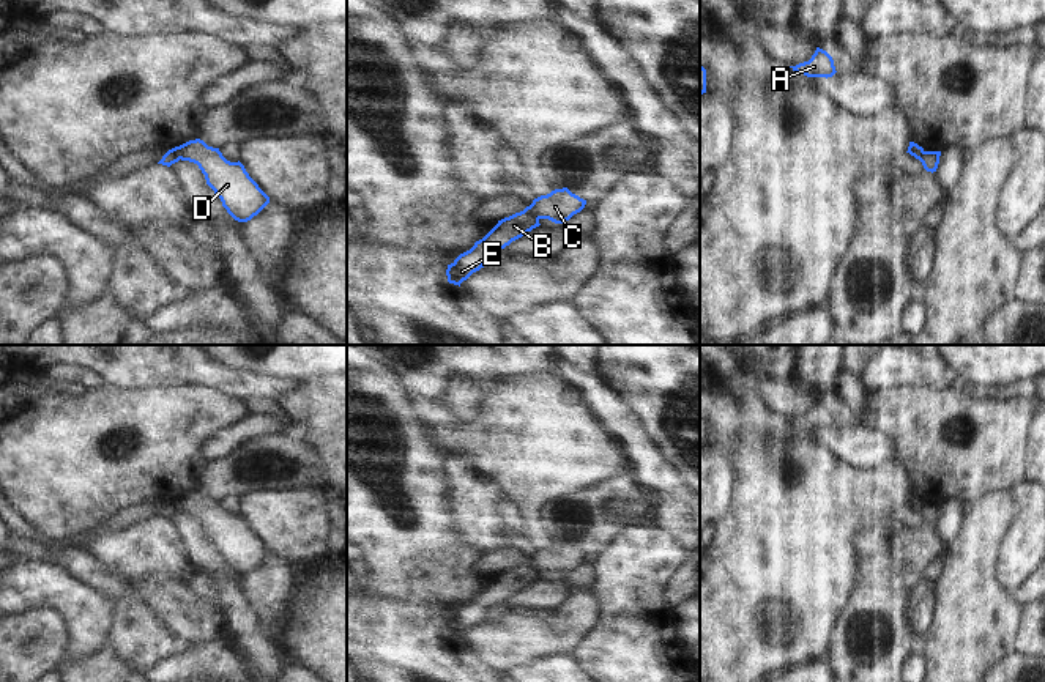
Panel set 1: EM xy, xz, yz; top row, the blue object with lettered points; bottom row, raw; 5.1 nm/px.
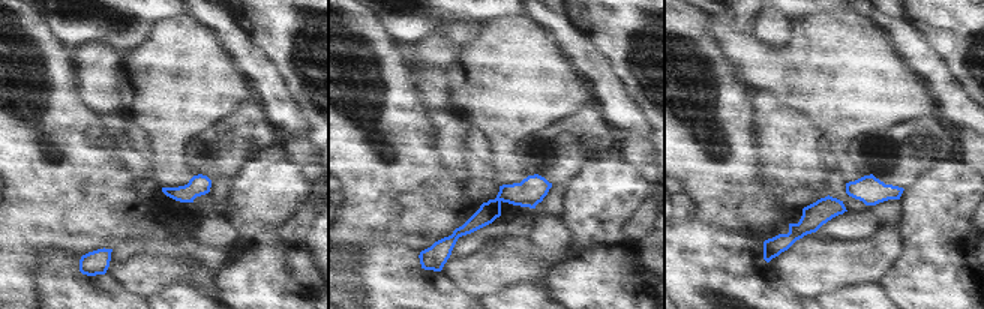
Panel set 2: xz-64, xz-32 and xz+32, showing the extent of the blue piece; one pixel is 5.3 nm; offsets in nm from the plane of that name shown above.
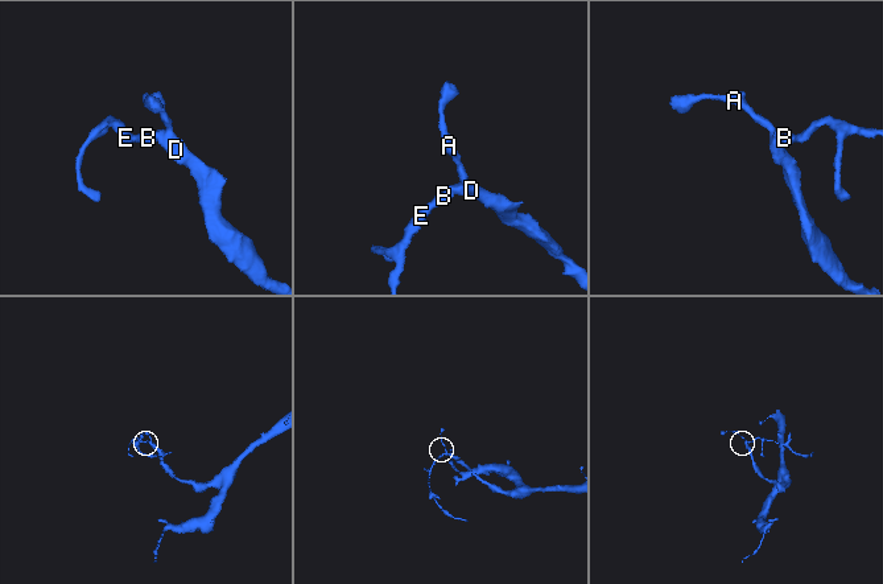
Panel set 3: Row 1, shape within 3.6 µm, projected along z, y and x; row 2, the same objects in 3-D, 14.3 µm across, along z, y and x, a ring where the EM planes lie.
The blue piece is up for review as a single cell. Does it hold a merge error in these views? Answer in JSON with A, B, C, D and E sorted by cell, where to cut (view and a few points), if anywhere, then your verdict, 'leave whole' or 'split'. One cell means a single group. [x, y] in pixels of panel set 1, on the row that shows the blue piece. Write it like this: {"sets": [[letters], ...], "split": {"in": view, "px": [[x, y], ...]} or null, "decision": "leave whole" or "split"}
{"sets": [["A", "C", "D"], ["B", "E"]], "split": {"in": "xz", "px": [[524, 210], [538, 219]]}, "decision": "split"}

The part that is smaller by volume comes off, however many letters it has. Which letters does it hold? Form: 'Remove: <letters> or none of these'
Remove: B, E

